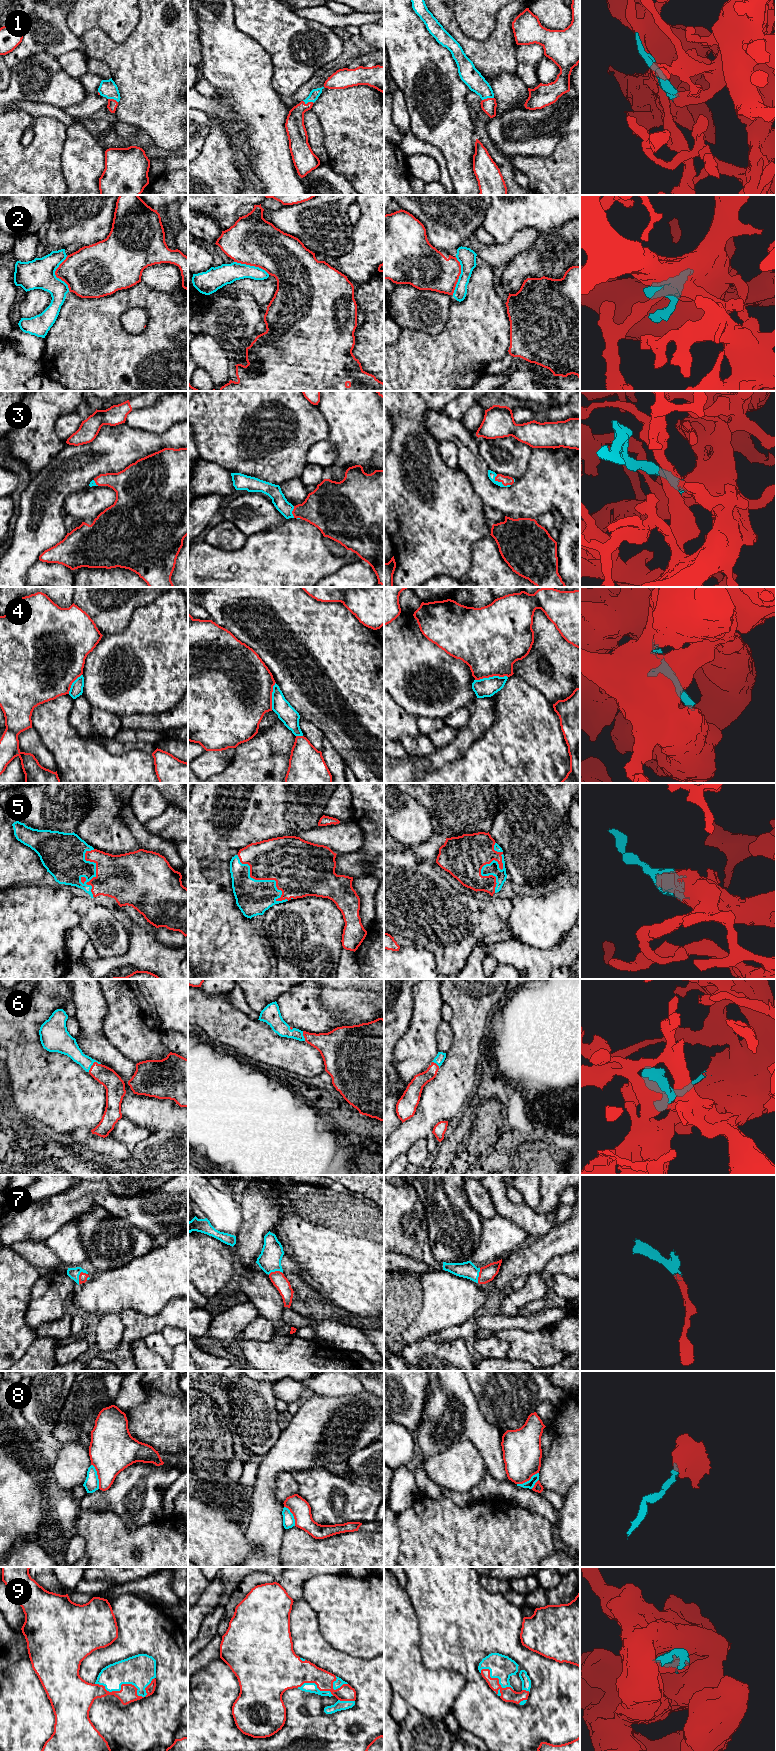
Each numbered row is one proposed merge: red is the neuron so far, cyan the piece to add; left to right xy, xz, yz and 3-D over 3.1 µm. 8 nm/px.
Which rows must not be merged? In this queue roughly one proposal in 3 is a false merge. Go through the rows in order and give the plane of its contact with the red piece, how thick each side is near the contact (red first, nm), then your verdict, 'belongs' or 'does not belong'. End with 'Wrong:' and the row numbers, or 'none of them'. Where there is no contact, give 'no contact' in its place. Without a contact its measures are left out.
1: contact in xz; calibres 160 and 80 nm; belongs
2: contact in xy; calibres 360 and 240 nm; belongs
3: contact in yz; calibres 80 and 60 nm; belongs
4: contact in yz; calibres 480 and 160 nm; does not belong
5: contact in yz; calibres 340 and 100 nm; belongs
6: contact in xy; calibres 160 and 150 nm; belongs
7: contact in xy; calibres 70 and 90 nm; belongs
8: contact in xy; calibres 360 and 120 nm; does not belong
9: contact in xy; calibres 140 and 260 nm; belongs
Wrong: 4, 8

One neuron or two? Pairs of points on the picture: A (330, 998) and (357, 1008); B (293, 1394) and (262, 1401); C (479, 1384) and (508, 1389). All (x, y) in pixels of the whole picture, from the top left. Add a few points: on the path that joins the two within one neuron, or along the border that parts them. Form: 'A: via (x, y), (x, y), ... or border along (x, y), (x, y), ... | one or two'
A: via (337, 998), (347, 998), (350, 1001) | one
B: via (285, 1394), (270, 1394) | one
C: via (486, 1384), (501, 1384) | one

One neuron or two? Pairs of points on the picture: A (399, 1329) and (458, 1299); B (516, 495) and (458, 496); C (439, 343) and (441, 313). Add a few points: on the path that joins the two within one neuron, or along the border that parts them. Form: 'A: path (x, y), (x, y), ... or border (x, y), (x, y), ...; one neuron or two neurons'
A: path (414, 1314), (426, 1303), (443, 1300); one neuron
B: border (467, 476), (472, 488), (485, 504); two neurons
C: border (449, 309), (447, 323), (438, 333), (417, 331); two neurons

